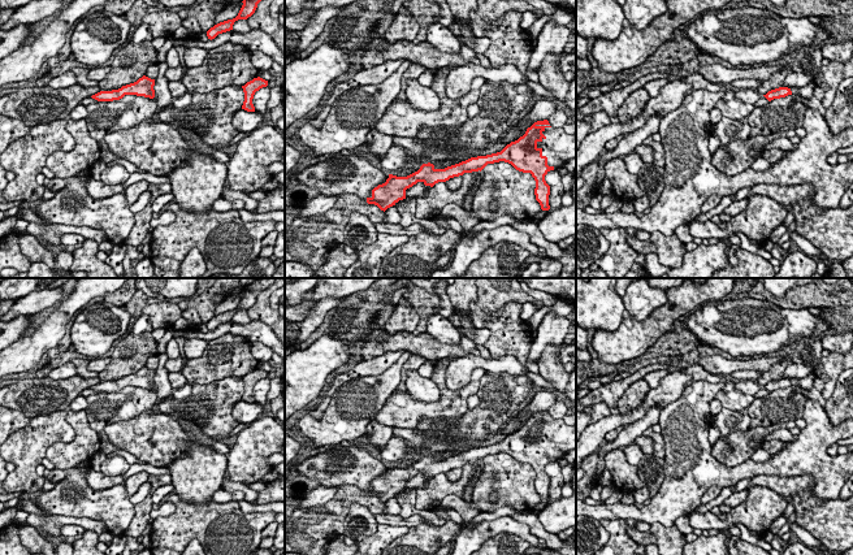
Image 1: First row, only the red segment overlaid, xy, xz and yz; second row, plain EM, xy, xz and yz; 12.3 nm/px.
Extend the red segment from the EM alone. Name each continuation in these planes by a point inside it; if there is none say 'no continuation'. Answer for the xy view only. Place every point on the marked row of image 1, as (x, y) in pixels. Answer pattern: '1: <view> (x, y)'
no continuation

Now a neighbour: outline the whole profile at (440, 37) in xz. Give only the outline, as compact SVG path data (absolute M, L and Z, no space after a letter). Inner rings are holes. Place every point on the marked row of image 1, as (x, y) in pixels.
M438 21L428 26L426 42L441 53L460 53L462 44L459 39L449 27L441 25Z

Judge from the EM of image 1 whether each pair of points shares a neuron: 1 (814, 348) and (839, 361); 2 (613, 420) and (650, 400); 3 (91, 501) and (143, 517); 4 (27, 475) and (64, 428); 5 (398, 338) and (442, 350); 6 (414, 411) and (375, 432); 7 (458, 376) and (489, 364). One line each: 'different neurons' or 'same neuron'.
1: different neurons
2: same neuron
3: different neurons
4: same neuron
5: same neuron
6: different neurons
7: same neuron

